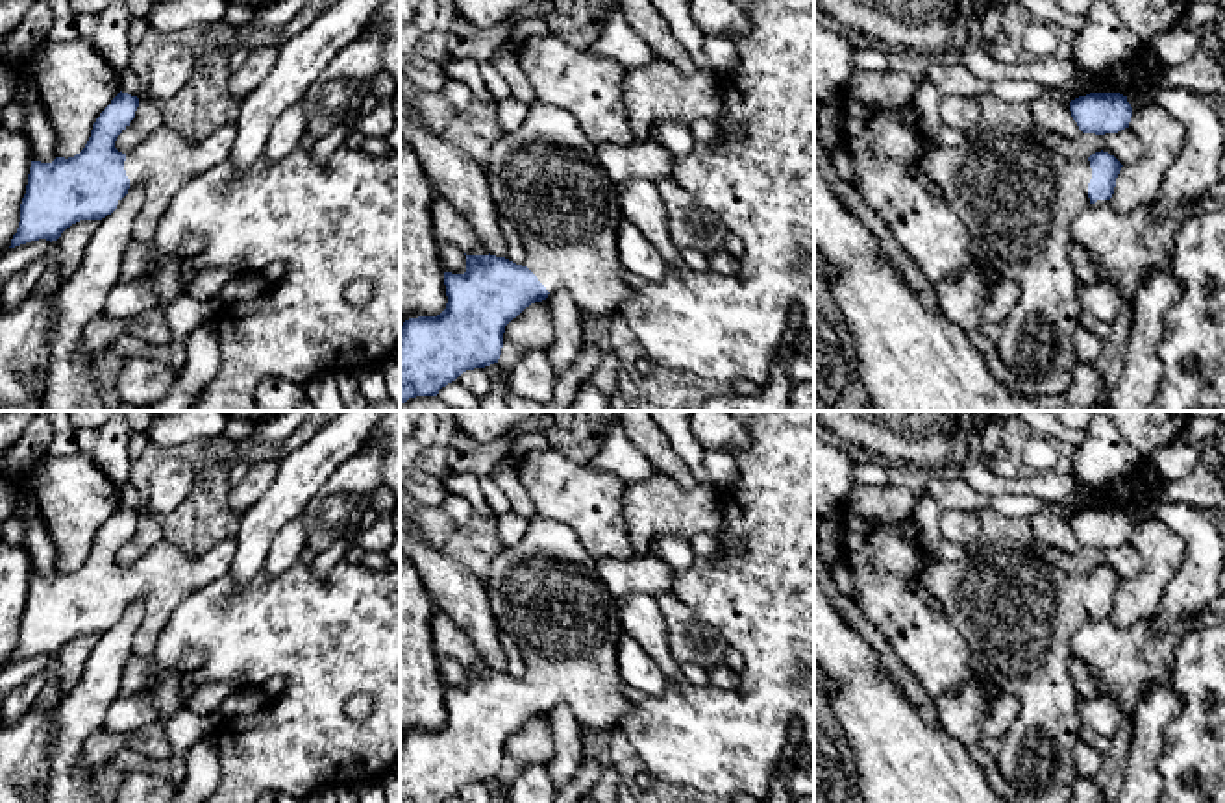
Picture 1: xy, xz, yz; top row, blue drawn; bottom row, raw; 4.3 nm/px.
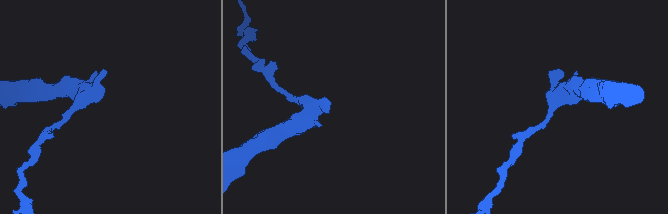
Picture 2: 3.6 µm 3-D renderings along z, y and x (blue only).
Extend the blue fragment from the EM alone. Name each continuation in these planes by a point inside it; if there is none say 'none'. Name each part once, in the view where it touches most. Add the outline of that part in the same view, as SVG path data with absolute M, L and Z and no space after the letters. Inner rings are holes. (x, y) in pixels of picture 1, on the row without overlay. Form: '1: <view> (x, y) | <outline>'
1: yz (1018, 613) | M1007 542L979 544L960 562L934 561L922 587L938 599L947 622L962 635L979 668L1001 694L1012 694L1020 710L994 742L1012 803L1070 803L1079 779L1073 749L1081 742L1079 694L1071 679L1071 640L1088 624L1090 575L1070 575L1036 550Z

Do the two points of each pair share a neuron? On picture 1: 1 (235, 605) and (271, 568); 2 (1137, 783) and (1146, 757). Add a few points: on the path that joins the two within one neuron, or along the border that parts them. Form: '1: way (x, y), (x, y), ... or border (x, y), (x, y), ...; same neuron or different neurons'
1: border (296, 561), (272, 576), (261, 570); different neurons
2: way (1142, 778), (1142, 763); same neuron

